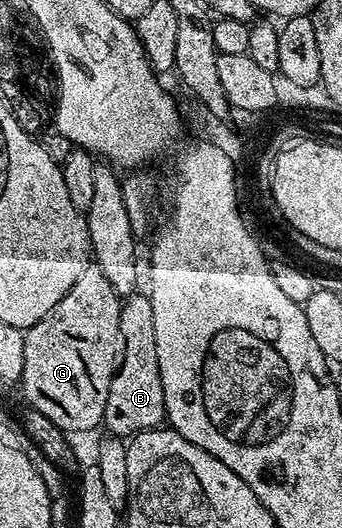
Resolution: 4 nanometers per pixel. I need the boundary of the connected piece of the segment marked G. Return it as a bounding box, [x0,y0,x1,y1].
[19,263,122,432]

